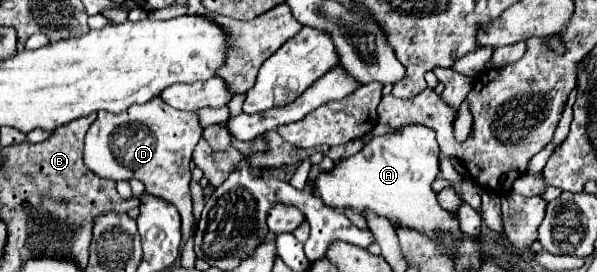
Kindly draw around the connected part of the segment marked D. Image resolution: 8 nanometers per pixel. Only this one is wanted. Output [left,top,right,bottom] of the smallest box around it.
[84,98,202,246]

